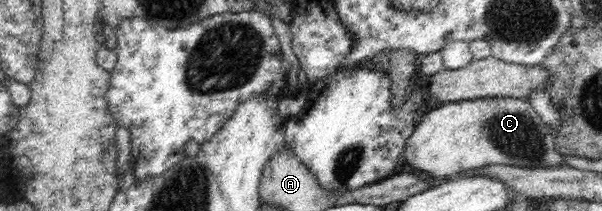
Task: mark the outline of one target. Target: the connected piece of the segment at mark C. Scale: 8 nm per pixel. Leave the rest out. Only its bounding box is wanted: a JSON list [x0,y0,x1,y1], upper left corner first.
[403,97,567,180]

